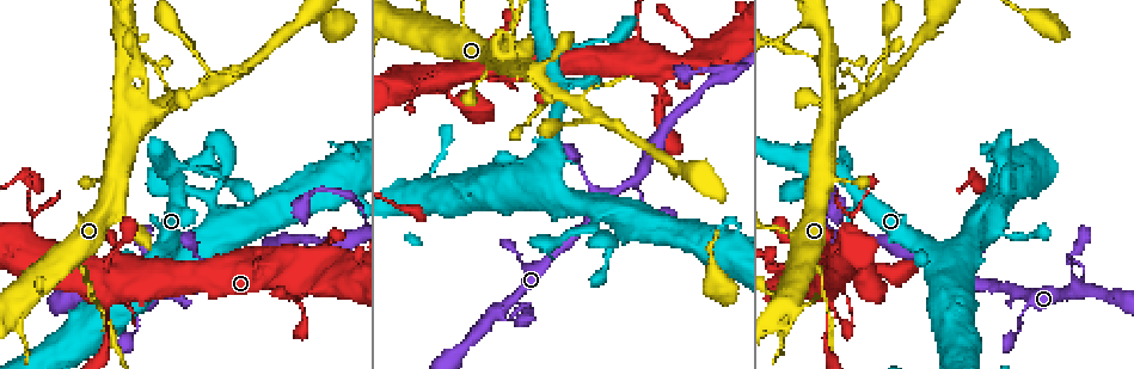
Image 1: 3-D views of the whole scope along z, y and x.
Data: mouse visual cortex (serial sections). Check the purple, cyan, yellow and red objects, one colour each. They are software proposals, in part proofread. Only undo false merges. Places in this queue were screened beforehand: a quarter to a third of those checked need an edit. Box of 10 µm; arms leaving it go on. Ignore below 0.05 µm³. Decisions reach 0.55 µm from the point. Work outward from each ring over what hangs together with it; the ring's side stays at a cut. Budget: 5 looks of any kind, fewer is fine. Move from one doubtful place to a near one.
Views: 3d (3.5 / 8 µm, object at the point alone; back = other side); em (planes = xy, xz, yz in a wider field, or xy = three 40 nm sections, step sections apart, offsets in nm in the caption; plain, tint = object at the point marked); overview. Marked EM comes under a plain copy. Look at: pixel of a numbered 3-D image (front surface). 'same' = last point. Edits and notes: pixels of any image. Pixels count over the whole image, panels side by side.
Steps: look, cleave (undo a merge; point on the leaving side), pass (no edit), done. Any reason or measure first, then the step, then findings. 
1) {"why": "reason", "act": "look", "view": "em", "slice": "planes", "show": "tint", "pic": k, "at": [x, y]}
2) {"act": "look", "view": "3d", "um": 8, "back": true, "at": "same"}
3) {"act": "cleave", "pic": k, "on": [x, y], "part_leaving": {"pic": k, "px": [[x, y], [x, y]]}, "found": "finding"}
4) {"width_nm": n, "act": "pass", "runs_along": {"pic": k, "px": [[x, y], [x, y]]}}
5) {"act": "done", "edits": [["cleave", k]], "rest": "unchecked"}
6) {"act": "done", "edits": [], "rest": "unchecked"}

{"why": "a narrow waist", "act": "look", "view": "3d", "um": 3.5, "pic": 1, "at": [821, 278]}

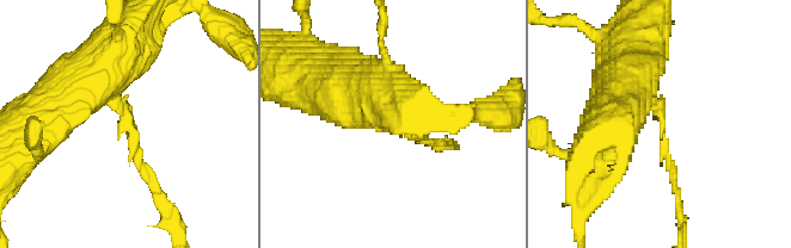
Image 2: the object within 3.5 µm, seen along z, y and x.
{"arm_widths_nm": [100, 250], "why": "now the EM", "act": "look", "view": "em", "slice": "xy", "step": 1, "show": "tint", "pic": 2, "at": [661, 127]}

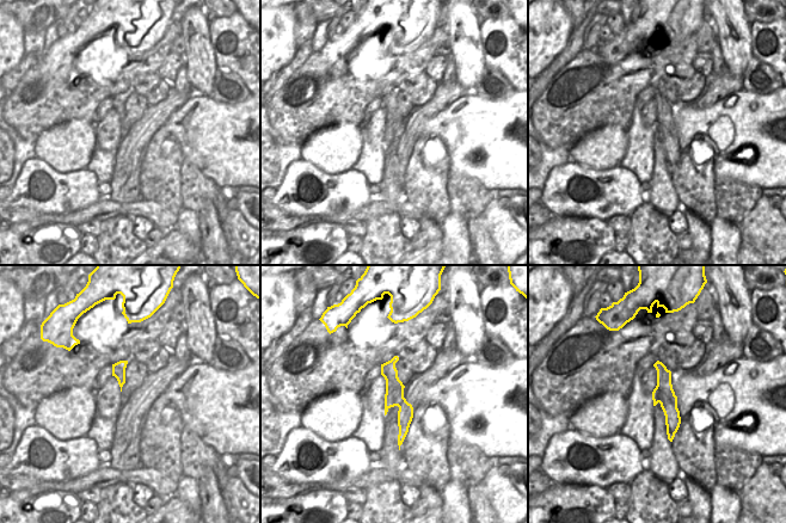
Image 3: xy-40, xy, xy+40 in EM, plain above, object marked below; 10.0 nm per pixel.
{"act": "cleave", "pic": 2, "on": [146, 172], "part_leaving": {"pic": 2, "px": [[130, 138], [138, 163], [182, 237]]}, "found": "two cells meet here"}

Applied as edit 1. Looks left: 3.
{"why": "narrows sharply", "act": "look", "view": "3d", "um": 3.5, "pic": 1, "at": [124, 58]}

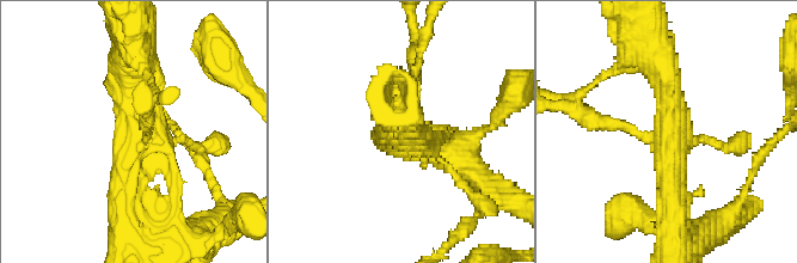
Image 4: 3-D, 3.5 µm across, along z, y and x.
{"act": "look", "view": "em", "slice": "xy", "step": 3, "show": "tint", "pic": 4, "at": [671, 136]}

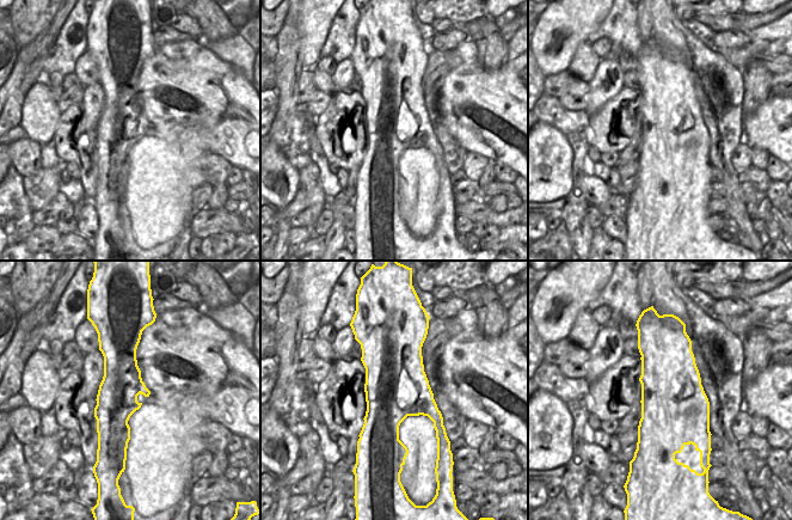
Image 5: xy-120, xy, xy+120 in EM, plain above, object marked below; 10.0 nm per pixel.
{"width_nm": 650, "act": "pass", "runs_along": {"pic": 4, "px": [[670, 219], [670, 98], [655, 61]]}, "found": "all the same cell"}

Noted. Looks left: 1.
{"act": "done", "edits": [["cleave", 2]], "rest": "unchecked"}

